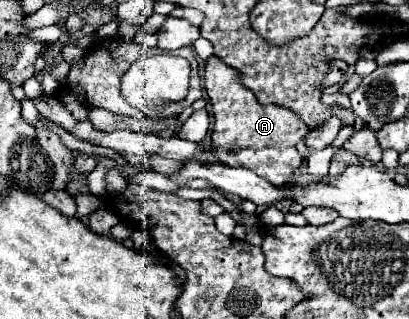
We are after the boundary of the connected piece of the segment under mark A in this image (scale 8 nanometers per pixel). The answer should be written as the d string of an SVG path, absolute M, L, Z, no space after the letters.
M211 55L205 63L205 91L213 105L215 127L211 133L213 153L219 163L233 167L247 167L259 177L267 179L271 185L283 187L291 181L293 171L301 167L303 157L296 149L301 139L309 133L305 121L295 111L279 105L261 105L253 91L249 91L241 83L241 73L233 71L227 63L221 63L215 55Z

